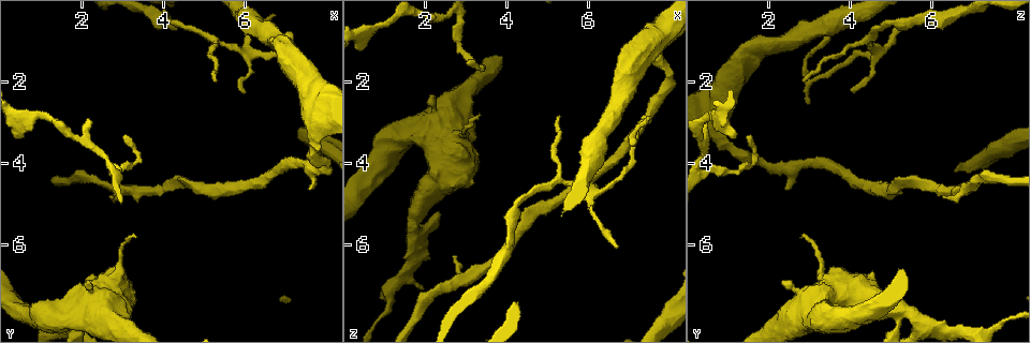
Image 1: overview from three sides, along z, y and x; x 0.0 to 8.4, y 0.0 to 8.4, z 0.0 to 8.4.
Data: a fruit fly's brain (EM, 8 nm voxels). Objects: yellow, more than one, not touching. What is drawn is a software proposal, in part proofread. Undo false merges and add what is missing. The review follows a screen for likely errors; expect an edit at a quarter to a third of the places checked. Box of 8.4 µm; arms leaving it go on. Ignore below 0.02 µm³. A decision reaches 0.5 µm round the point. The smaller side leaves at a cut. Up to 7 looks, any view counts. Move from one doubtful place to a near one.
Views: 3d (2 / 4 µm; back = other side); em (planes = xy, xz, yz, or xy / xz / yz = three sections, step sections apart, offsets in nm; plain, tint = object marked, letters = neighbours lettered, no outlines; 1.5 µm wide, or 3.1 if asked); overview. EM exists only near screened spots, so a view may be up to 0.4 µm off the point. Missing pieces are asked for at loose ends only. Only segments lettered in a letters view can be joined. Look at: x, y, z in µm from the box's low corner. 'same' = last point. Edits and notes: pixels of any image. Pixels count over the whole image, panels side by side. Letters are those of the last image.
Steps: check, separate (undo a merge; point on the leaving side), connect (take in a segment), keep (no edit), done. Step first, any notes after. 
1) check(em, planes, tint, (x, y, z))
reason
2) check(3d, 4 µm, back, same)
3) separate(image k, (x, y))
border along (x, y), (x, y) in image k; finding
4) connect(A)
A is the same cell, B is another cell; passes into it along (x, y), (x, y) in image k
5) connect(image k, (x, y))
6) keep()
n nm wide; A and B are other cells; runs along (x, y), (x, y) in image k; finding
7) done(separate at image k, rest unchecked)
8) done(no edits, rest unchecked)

check(3d, 2 µm, (7.50, 2.60, 2.90))
free end

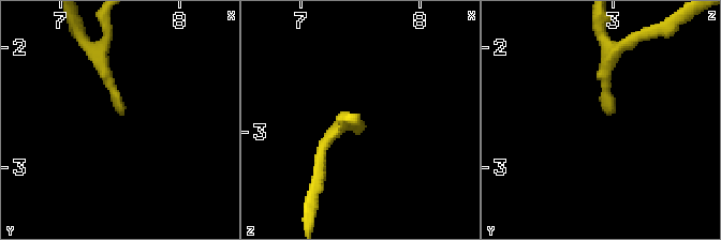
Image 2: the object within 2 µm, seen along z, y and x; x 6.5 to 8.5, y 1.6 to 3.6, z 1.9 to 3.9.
check(em, planes, plain, (7.52, 2.56, 2.96))
now the EM

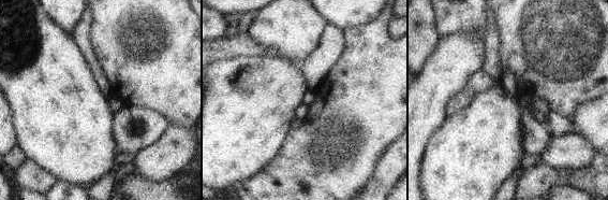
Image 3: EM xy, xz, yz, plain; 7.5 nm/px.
check(em, planes, letters, same)
see the neighbours

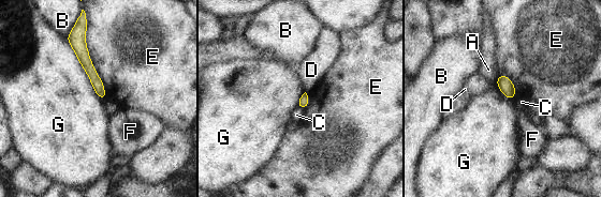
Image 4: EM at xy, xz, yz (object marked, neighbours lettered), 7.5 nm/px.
keep()
G touches over 550 nm; A, B, C, D, E, F and G are other cells; no lettered segment goes on from it

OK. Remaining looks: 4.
check(em, planes, letters, (7.55, 4.65, 2.45))
an open end

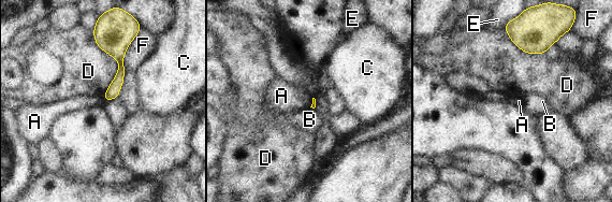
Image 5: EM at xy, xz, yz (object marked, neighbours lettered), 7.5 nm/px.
keep()
A, B, C, D, E and F are other cells; border along (102, 96), (105, 101) in image 5; none of them fits

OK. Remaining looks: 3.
check(em, planes, letters, (3.35, 5.80, 2.85))
free end

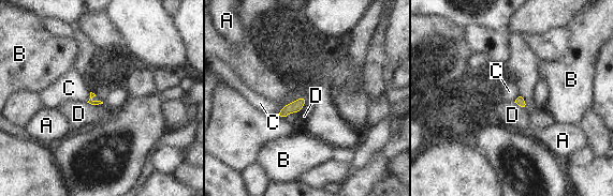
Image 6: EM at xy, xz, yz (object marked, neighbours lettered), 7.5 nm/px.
keep()
A, B, C and D are other cells; border along (87, 102), (102, 104) in image 6; none of them fits

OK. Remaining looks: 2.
done(no edits, rest unchecked)

